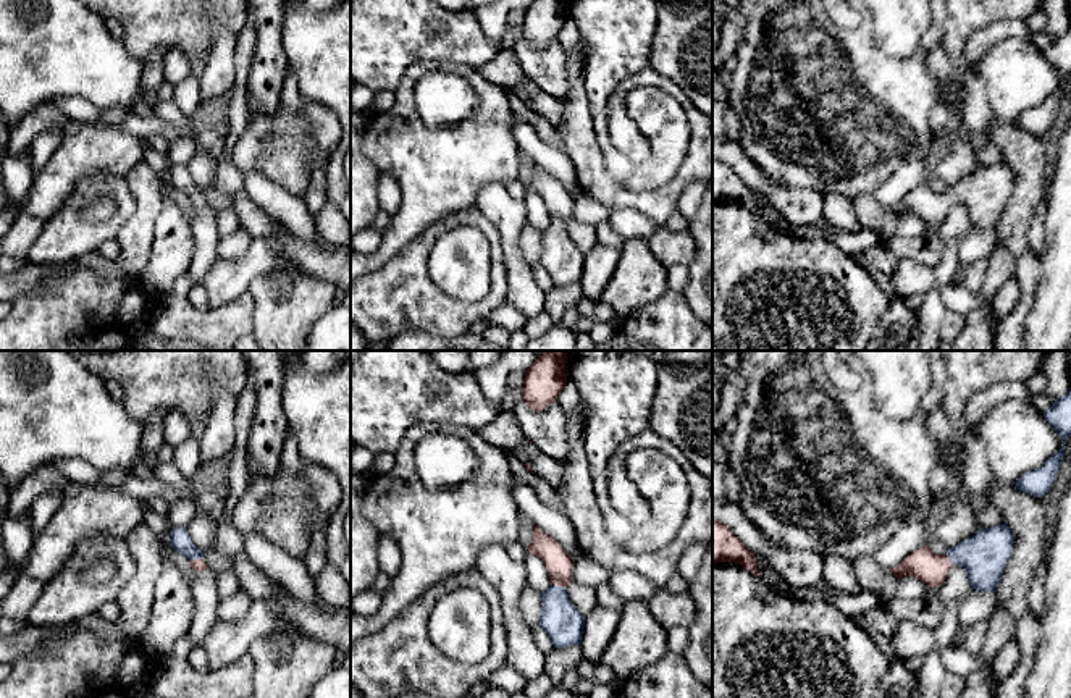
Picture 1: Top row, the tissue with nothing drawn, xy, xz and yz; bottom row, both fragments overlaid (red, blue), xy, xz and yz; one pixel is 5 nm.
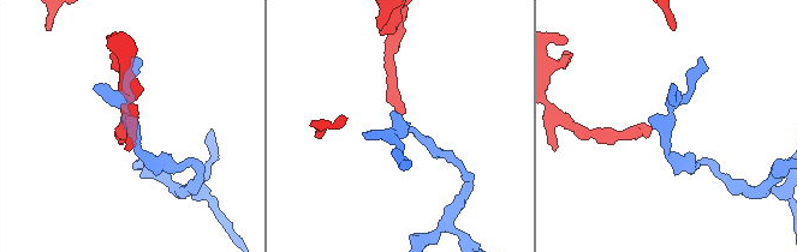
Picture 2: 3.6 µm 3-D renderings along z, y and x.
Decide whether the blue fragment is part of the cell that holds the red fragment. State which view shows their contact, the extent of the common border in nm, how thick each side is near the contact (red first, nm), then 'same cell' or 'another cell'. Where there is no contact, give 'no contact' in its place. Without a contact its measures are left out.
meets red in xy; contact 70 nm long; 60 nm thick on the red side, 100 nm on the other; same cell

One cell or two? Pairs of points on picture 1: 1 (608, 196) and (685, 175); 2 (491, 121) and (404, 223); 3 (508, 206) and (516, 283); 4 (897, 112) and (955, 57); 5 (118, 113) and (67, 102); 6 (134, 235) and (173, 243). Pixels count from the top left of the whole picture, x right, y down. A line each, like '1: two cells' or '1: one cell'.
1: one cell
2: one cell
3: one cell
4: two cells
5: one cell
6: two cells

